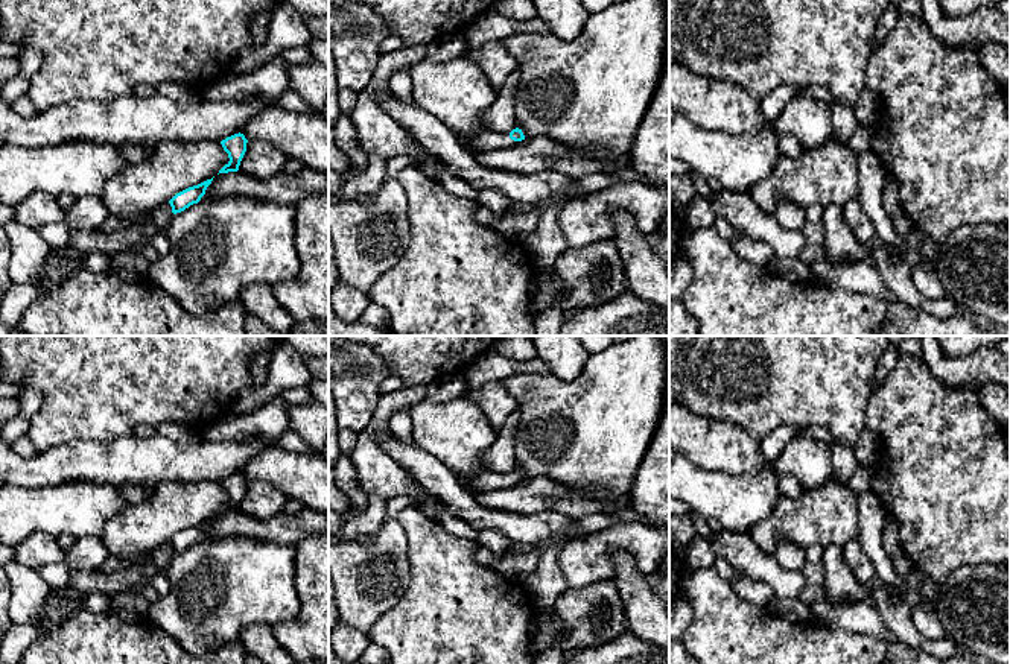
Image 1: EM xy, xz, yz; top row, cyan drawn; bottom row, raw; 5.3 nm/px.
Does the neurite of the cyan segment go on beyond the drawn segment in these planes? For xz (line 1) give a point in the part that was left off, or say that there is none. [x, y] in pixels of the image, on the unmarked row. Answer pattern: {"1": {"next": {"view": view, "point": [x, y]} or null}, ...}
{"1": {"next": {"view": "xz", "point": [485, 480]}}}

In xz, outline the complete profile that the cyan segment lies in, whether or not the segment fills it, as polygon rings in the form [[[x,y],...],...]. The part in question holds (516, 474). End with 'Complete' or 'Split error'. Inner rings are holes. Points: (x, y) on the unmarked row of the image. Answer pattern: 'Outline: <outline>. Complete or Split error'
Outline: [[[516,468],[510,474],[494,473],[491,470],[482,471],[475,476],[467,483],[461,483],[464,488],[478,488],[481,491],[491,491],[491,489],[508,489],[516,486],[519,482],[525,480],[522,470]]]. Split error

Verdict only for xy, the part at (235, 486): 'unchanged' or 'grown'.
unchanged

